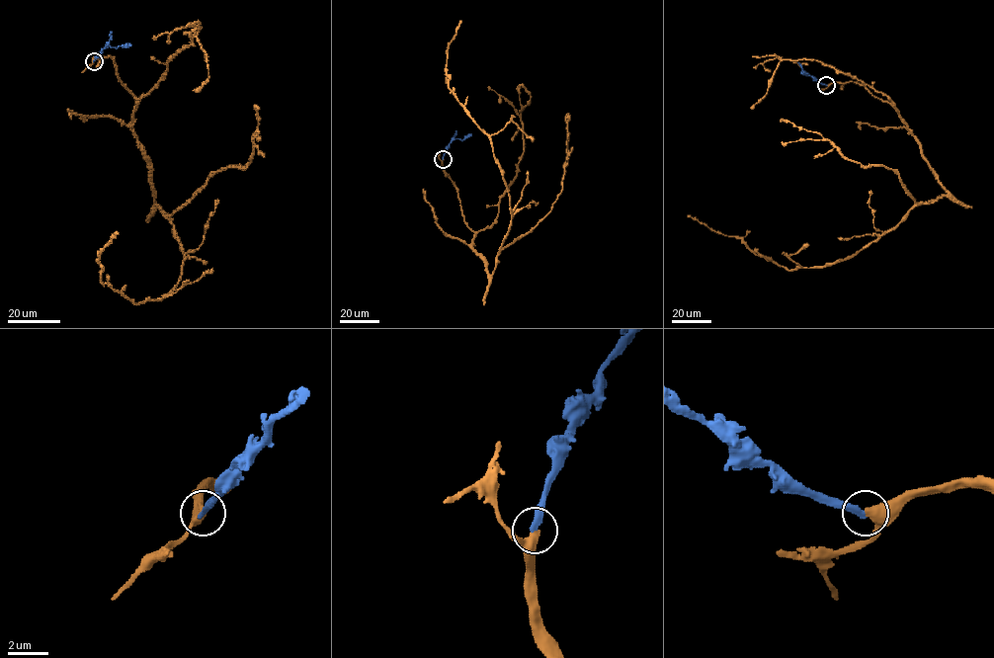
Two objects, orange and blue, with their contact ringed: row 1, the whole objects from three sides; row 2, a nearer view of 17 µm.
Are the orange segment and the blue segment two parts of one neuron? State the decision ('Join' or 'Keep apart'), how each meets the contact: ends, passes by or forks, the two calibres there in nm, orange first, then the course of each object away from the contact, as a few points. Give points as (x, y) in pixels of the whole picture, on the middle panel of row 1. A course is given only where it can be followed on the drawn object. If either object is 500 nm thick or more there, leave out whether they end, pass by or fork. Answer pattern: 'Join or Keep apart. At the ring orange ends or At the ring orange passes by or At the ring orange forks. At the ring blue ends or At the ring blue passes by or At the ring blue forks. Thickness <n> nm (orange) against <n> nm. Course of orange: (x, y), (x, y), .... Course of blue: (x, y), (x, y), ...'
Join. At the ring orange passes by. At the ring blue ends. Thickness 360 nm (orange) against 300 nm. Course of orange: (443, 159), (491, 281), (510, 228), (510, 197), (491, 139), (448, 86), (448, 45), (461, 20). Course of blue: (443, 159), (453, 140), (464, 139), (471, 133)

